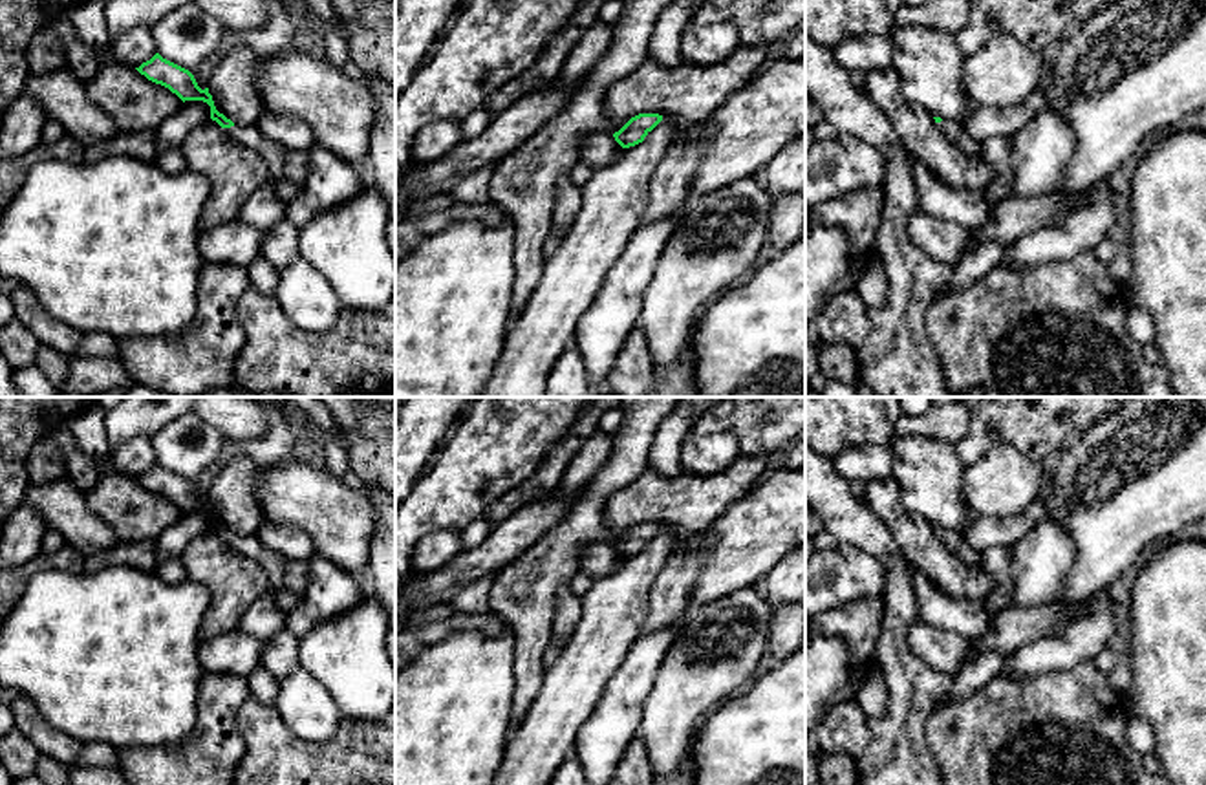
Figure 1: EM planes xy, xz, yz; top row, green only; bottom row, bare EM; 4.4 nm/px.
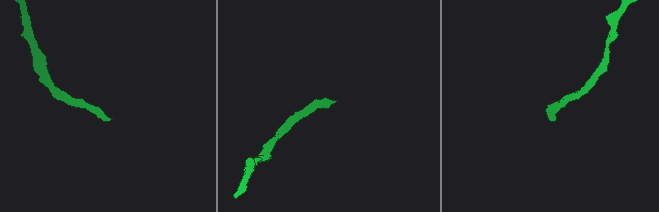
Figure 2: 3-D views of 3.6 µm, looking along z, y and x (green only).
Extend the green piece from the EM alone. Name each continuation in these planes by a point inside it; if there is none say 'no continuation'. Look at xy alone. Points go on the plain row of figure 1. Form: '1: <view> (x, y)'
1: xy (275, 564)

